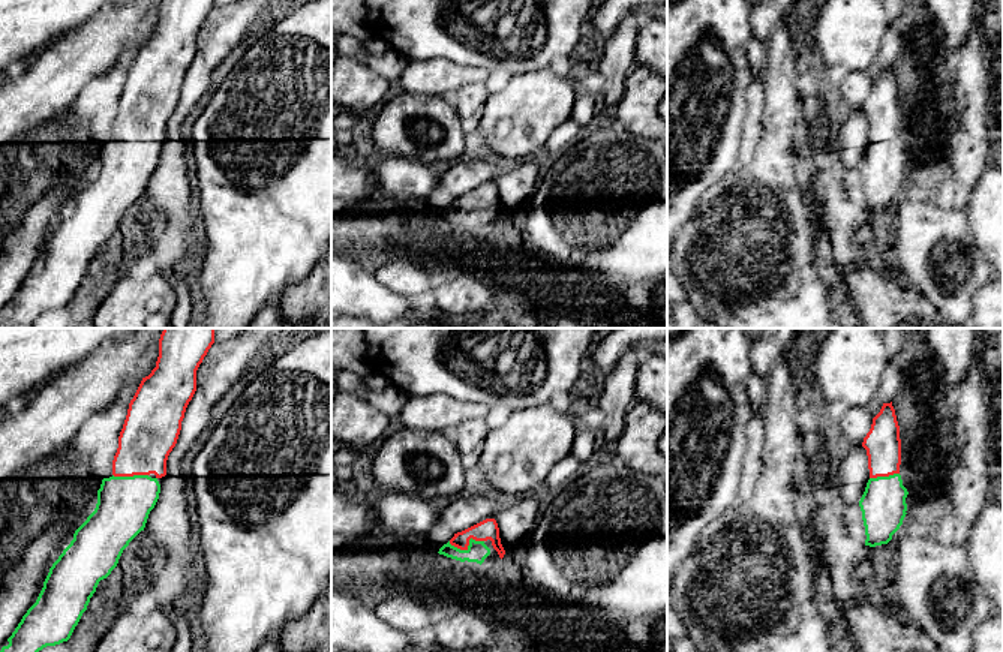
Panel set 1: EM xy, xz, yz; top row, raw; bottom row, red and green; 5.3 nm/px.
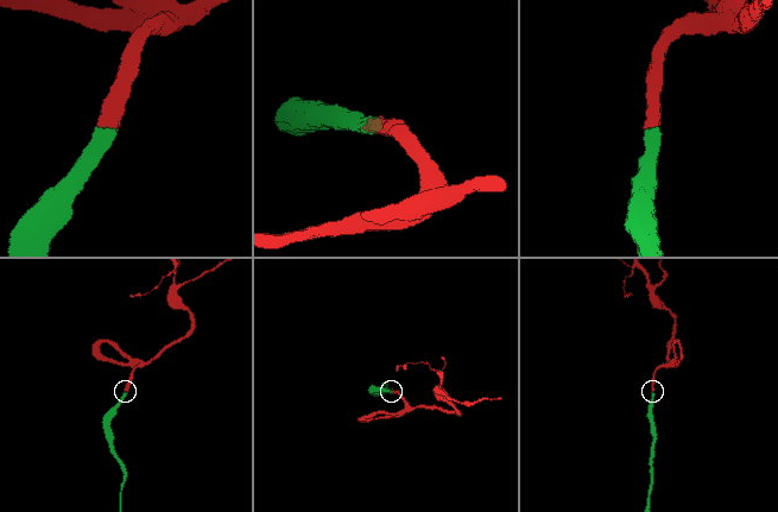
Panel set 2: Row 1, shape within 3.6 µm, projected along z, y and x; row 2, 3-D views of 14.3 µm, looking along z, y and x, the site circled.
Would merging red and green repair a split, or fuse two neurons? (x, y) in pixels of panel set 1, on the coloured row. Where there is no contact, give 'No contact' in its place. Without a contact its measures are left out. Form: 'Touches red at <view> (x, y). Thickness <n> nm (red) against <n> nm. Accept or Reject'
Touches red at xz (468, 544). Thickness 110 nm (red) against 110 nm. Accept

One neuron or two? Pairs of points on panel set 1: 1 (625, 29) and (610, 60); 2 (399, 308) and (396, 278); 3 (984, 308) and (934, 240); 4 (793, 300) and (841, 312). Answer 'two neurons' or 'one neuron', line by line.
1: one neuron
2: two neurons
3: one neuron
4: two neurons

